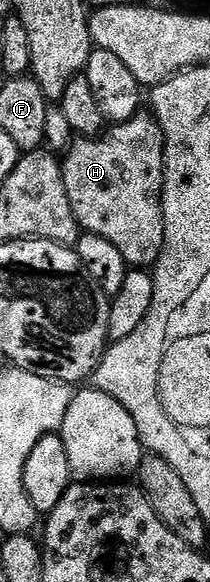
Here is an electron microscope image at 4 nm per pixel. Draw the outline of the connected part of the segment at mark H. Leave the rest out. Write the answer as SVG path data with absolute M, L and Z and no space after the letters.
M143 111L138 115L131 117L128 121L121 121L112 124L110 128L99 134L97 137L85 137L75 139L71 145L71 150L67 153L67 158L62 158L63 178L65 179L65 191L69 195L69 203L73 207L73 215L77 219L80 230L101 235L101 239L109 239L121 255L125 255L128 266L131 267L151 267L158 261L163 244L165 243L165 223L163 222L163 132L158 121L150 112Z

